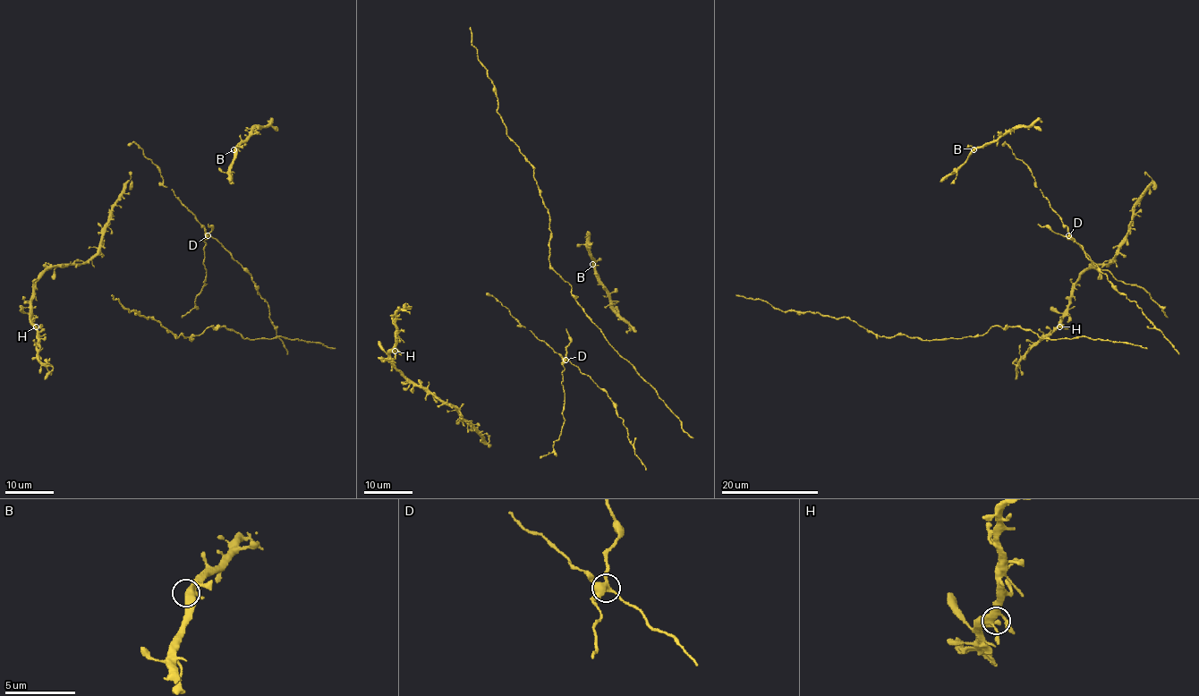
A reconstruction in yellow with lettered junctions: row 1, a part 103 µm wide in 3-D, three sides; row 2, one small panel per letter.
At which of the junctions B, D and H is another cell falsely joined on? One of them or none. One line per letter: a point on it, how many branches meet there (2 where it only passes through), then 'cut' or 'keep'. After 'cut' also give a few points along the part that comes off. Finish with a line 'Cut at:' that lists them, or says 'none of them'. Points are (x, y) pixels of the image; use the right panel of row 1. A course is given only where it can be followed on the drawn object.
B: at (973, 149); 4 branches meet; keep
D: at (1068, 235); 4 branches meet; cut; foreign part runs (1068, 235), (1101, 269), (1107, 269), (1126, 284), (1141, 286), (1168, 318)
H: at (1059, 326); 4 branches meet; keep
Cut at: D

